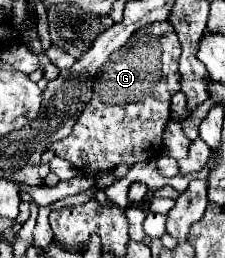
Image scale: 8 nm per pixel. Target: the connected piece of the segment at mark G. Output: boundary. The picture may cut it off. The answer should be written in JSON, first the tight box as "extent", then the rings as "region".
{"extent":[49,21,181,173],"region":[[[169,21],[151,23],[145,27],[145,35],[149,39],[131,39],[101,67],[93,87],[93,101],[87,103],[71,135],[49,147],[81,173],[103,173],[119,163],[141,163],[161,153],[161,135],[171,119],[171,97],[181,89],[181,45]]]}

